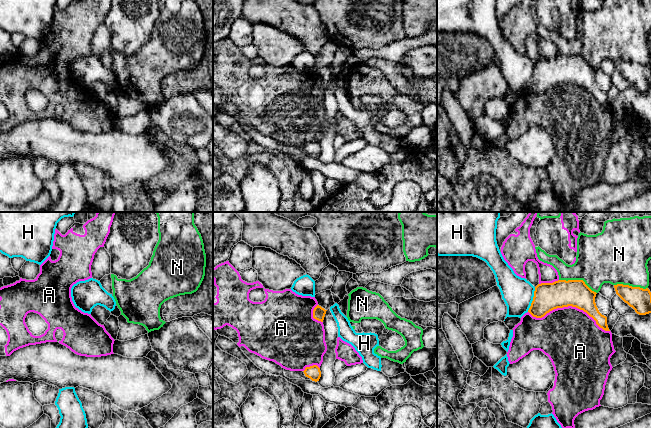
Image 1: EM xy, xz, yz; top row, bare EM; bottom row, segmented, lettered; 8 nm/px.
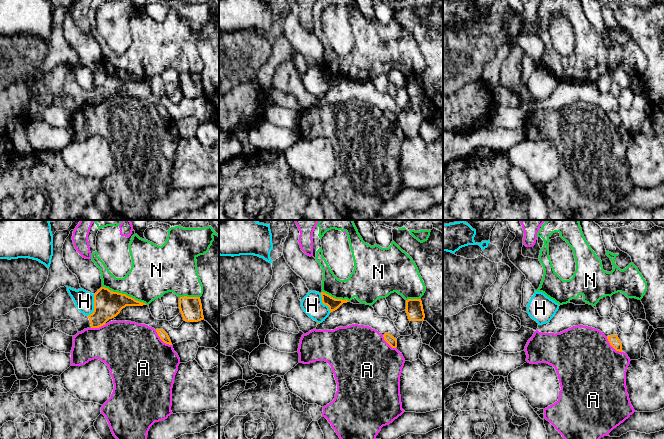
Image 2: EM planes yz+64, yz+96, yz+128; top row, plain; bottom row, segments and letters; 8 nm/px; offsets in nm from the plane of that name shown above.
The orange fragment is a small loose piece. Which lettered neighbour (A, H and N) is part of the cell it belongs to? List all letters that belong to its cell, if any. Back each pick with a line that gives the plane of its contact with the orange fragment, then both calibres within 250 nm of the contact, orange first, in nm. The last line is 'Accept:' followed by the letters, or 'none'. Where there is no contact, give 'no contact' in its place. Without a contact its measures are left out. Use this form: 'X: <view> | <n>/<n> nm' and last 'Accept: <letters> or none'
Accept: none

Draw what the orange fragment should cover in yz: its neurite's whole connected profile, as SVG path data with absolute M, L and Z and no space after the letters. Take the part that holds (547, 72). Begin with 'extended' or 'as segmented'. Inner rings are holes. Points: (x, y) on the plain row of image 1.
as segmented | M583 56L541 59L535 63L533 77L528 88L533 93L542 94L554 85L572 82L586 88L603 106L610 107L607 93L602 91L596 82L596 70Z

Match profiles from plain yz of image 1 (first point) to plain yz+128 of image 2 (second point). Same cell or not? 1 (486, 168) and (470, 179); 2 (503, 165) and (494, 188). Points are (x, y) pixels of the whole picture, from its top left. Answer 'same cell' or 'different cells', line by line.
1: same cell
2: same cell

